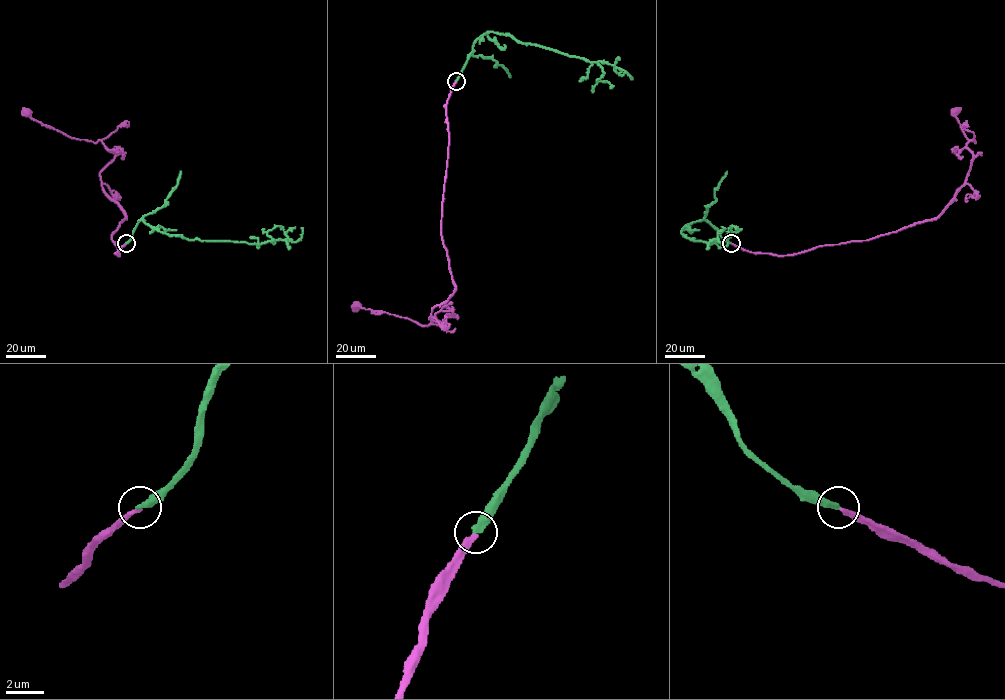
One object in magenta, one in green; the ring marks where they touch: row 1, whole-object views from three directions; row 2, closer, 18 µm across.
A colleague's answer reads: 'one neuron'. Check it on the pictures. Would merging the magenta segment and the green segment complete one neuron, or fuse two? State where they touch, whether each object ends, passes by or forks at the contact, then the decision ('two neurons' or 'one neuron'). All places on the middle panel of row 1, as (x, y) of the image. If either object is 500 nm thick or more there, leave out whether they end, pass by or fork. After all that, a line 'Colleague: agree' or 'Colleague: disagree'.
place (456, 81); magenta ends; green ends; two neurons
Colleague: disagree

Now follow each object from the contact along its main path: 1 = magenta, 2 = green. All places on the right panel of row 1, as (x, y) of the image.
1: (731, 243), (793, 254), (935, 219), (965, 182), (973, 157), (965, 146), (975, 141), (954, 112)
2: (731, 243), (704, 220), (693, 221), (682, 233), (691, 239), (711, 243), (713, 239), (721, 242), (729, 227)

